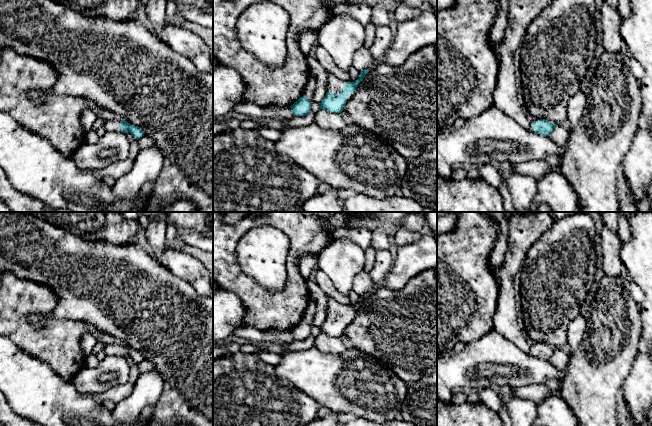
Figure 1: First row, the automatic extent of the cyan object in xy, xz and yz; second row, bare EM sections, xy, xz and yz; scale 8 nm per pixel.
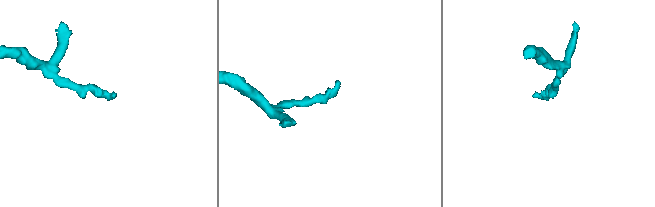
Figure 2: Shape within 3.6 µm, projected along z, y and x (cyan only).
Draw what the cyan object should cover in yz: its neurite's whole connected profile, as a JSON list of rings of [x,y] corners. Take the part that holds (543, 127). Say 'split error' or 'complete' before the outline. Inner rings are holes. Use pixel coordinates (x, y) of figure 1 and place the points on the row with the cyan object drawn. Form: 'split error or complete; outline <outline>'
split error; outline [[[531,119],[531,123],[527,127],[531,132],[543,135],[543,136],[550,136],[552,131],[557,127],[557,125],[551,123],[545,119]]]

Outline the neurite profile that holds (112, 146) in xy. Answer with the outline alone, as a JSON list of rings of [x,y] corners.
[[[103,131],[95,144],[84,143],[72,158],[80,169],[103,169],[128,158],[130,142],[123,132]]]

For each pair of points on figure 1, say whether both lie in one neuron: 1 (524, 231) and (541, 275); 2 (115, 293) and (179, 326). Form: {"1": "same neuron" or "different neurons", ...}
{"1": "different neurons", "2": "same neuron"}

